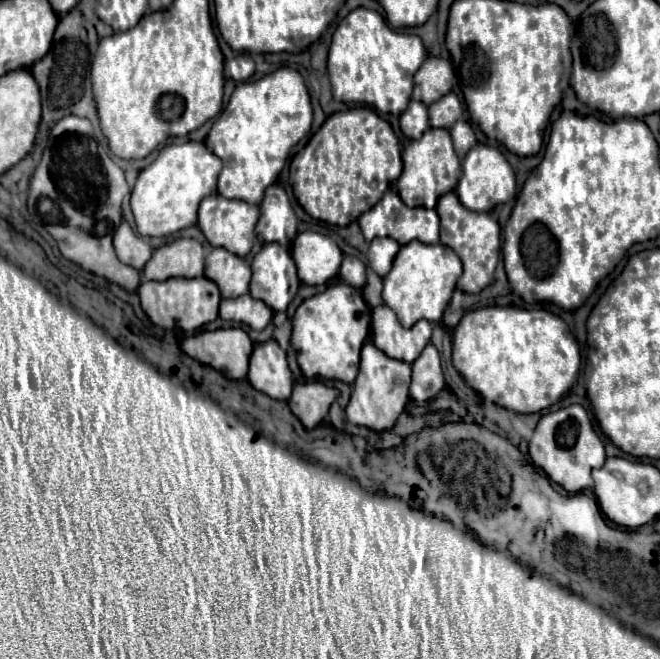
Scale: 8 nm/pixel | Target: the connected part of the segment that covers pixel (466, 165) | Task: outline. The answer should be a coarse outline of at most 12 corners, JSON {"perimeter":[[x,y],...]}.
{"perimeter":[[475,145],[455,193],[467,209],[491,211],[515,197],[501,151]]}

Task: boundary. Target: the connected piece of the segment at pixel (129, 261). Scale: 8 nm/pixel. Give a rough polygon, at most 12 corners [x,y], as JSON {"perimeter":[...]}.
{"perimeter":[[121,221],[113,247],[121,263],[137,271],[151,259],[153,247]]}

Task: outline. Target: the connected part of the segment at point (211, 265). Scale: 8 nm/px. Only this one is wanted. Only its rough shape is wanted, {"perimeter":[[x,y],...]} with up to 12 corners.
{"perimeter":[[223,247],[205,259],[205,277],[223,299],[249,291],[251,267]]}

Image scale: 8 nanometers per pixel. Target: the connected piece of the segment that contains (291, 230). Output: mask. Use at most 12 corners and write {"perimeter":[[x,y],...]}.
{"perimeter":[[283,187],[265,189],[255,233],[289,247],[297,217]]}

